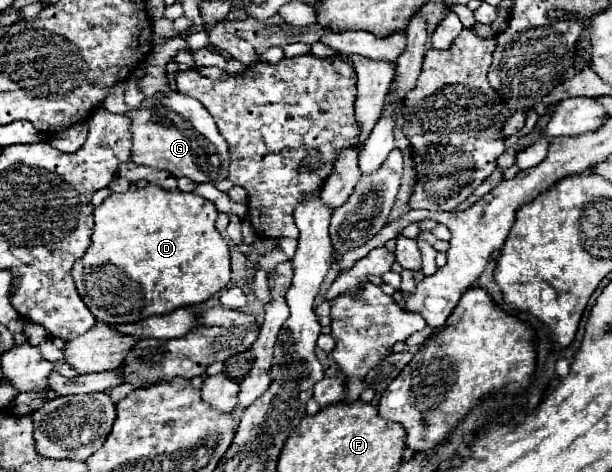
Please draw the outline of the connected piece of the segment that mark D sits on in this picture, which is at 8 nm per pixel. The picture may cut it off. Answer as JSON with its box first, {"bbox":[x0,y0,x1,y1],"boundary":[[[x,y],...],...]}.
{"bbox":[72,184,230,326],"boundary":[[[148,184],[144,188],[136,188],[136,190],[128,190],[124,194],[112,194],[108,196],[100,206],[94,208],[94,232],[92,232],[92,242],[88,246],[88,250],[84,252],[84,256],[80,256],[74,266],[72,266],[72,278],[76,284],[76,290],[80,294],[80,298],[84,300],[84,304],[88,306],[88,310],[94,314],[96,320],[106,322],[110,326],[118,326],[118,324],[128,324],[128,322],[138,322],[142,318],[148,316],[156,316],[156,314],[170,314],[172,310],[180,308],[180,306],[194,306],[200,302],[206,302],[210,296],[214,296],[216,292],[224,290],[226,284],[230,282],[230,256],[228,256],[228,244],[222,238],[222,234],[216,230],[214,220],[218,216],[218,210],[212,202],[206,202],[200,196],[194,194],[186,194],[186,192],[166,192],[154,184]]]}

